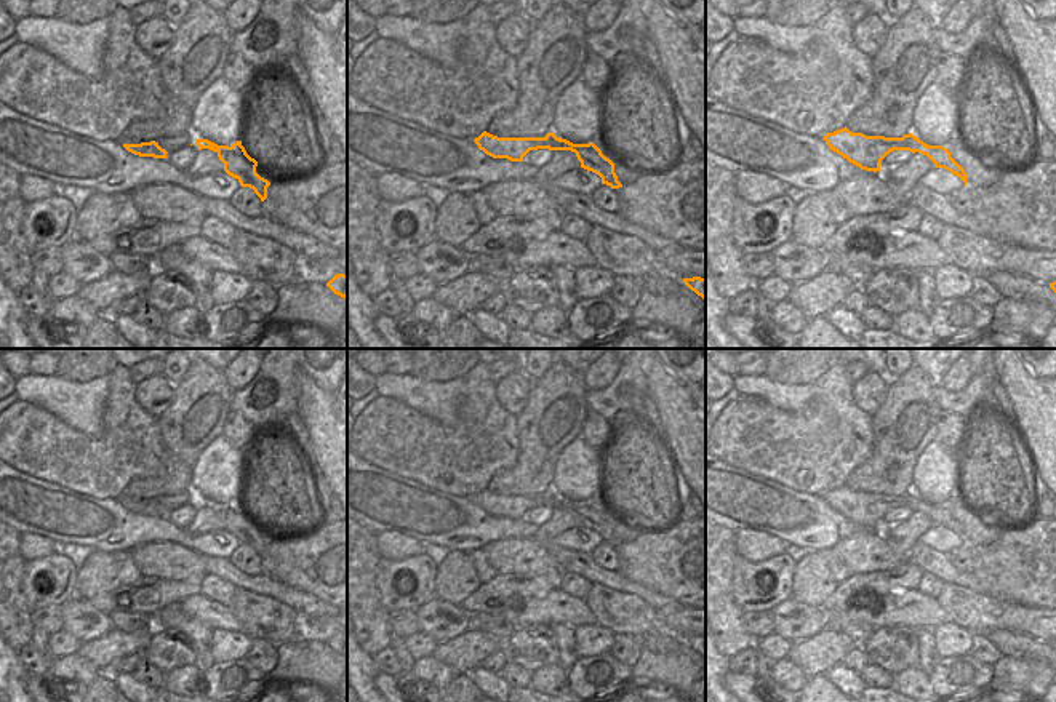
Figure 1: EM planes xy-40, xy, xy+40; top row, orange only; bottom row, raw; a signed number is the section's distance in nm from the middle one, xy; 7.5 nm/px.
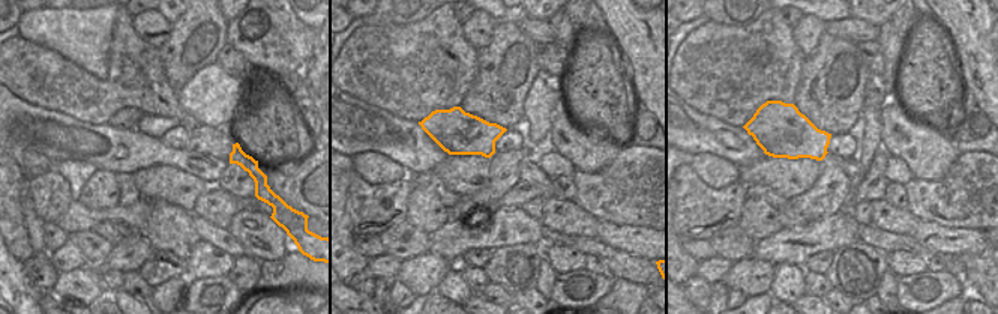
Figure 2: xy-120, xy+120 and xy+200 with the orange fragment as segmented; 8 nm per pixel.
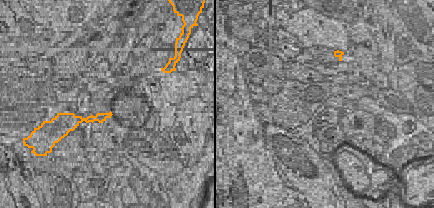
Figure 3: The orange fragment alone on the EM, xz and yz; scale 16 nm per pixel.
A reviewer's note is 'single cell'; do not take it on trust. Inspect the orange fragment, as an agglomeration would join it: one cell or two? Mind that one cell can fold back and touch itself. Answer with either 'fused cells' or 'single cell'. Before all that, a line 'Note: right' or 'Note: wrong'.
Note: right
single cell

